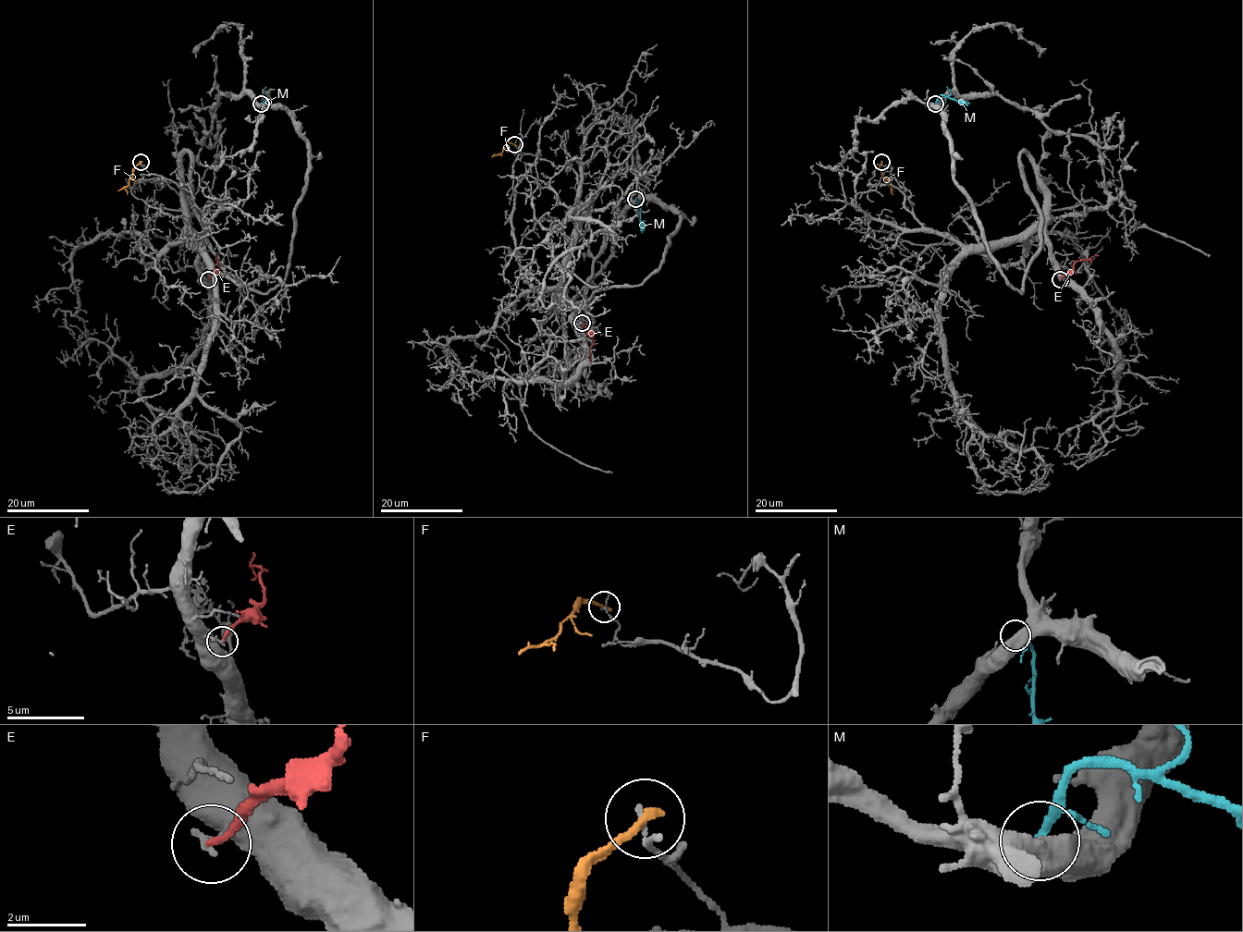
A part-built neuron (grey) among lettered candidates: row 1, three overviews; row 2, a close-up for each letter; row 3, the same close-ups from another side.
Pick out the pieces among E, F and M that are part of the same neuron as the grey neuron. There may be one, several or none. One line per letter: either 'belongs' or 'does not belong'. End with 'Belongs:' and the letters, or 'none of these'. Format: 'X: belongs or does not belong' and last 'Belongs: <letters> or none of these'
E: does not belong
F: does not belong
M: does not belong
Belongs: none of these

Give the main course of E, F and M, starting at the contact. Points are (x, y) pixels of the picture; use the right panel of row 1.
E: (1060, 279), (1078, 260), (1098, 256)
F: (880, 162), (881, 177), (894, 190)
M: (936, 103), (940, 96), (969, 102)

